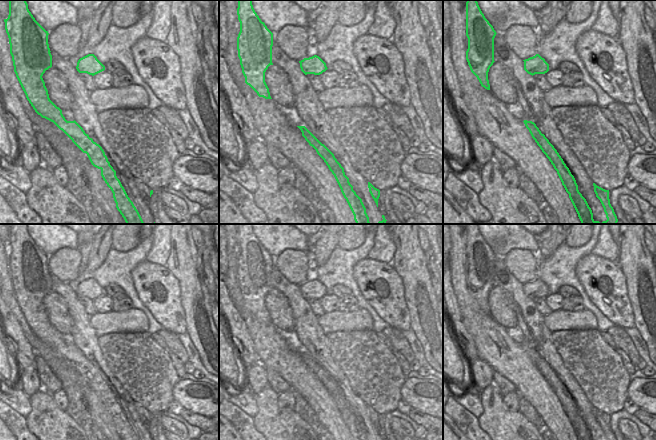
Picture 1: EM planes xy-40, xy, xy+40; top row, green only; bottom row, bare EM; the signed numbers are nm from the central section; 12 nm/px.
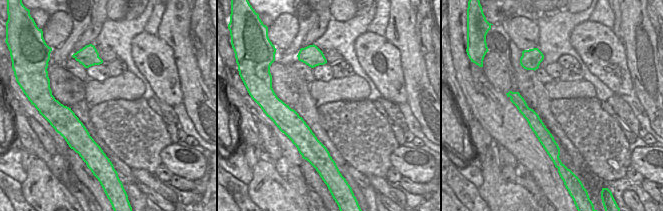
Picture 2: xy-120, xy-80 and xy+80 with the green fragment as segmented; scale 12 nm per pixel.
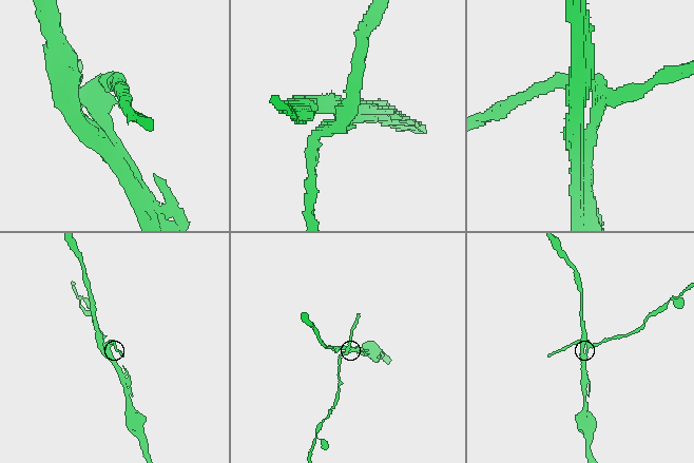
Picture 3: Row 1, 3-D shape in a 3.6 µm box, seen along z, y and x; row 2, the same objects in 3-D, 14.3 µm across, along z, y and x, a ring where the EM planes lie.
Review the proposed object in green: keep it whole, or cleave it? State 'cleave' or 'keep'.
cleave

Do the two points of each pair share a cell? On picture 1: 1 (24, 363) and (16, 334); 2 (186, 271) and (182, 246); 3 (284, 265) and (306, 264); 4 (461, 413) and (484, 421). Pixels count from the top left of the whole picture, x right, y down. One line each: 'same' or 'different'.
1: same
2: same
3: same
4: different

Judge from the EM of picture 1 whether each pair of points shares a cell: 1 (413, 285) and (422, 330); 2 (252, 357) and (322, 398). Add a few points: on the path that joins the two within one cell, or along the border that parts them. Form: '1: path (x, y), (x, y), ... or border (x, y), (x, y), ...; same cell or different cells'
1: path (419, 296), (422, 302), (422, 319); same cell
2: border (251, 339), (259, 361); different cells

